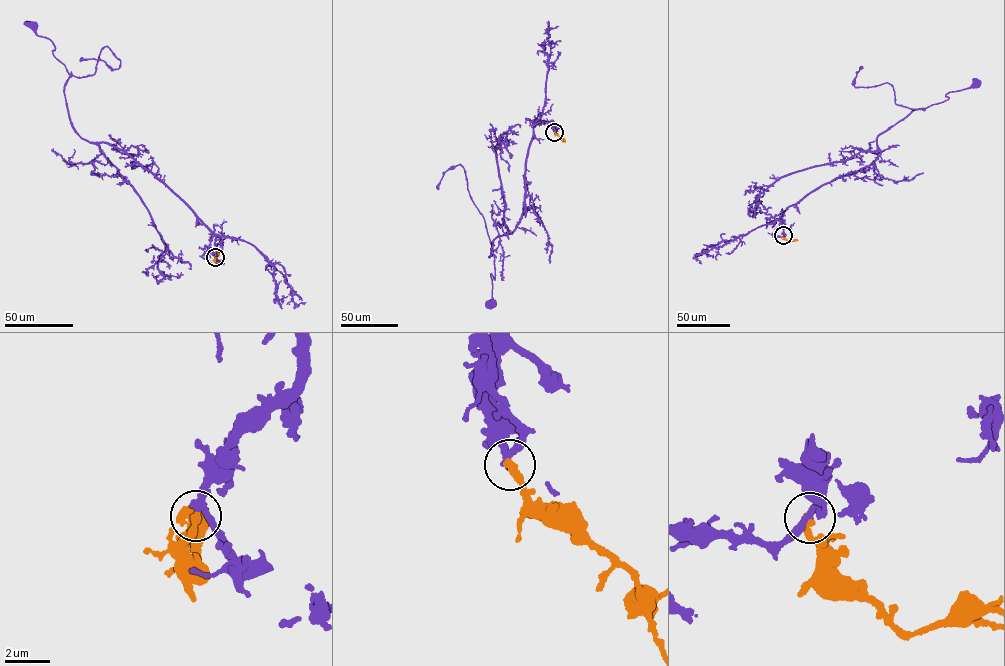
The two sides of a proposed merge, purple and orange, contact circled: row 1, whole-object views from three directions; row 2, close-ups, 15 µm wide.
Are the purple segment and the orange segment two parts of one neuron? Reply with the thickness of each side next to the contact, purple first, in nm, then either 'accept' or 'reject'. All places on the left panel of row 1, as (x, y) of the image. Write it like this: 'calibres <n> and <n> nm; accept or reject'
calibres 280 and 340 nm; accept

